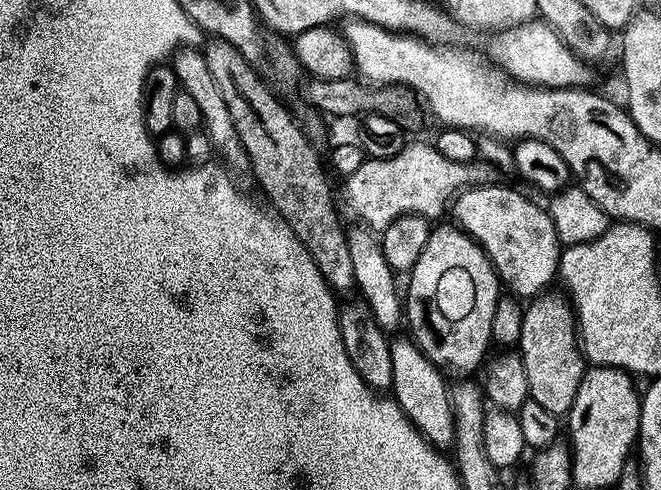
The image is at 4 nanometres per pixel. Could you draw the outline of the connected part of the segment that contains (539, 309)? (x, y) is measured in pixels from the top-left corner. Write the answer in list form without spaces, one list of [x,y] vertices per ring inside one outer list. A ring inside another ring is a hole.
[[[545,290],[527,301],[523,309],[518,355],[526,366],[530,399],[560,418],[572,408],[574,394],[578,394],[578,386],[586,371],[586,361],[578,339],[573,305],[563,291],[552,291]]]

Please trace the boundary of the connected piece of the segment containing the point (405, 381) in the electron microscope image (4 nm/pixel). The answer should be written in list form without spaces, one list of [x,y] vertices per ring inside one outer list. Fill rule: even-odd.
[[[410,338],[396,341],[393,339],[389,343],[388,350],[392,371],[390,392],[396,405],[403,410],[411,424],[416,427],[416,431],[422,433],[429,444],[433,446],[451,445],[456,431],[452,417],[452,403],[448,397],[450,388],[447,383],[444,385],[445,377],[424,357],[420,348]]]

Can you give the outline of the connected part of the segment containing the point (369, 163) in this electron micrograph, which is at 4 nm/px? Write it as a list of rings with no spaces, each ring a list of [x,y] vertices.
[[[405,143],[400,152],[390,158],[373,160],[365,158],[361,165],[353,173],[346,176],[344,184],[344,204],[348,207],[348,212],[356,220],[361,220],[363,227],[368,230],[382,230],[390,226],[399,216],[432,216],[445,215],[446,209],[452,201],[460,195],[466,188],[481,186],[489,183],[487,163],[452,161],[438,152],[431,143],[412,144]]]

